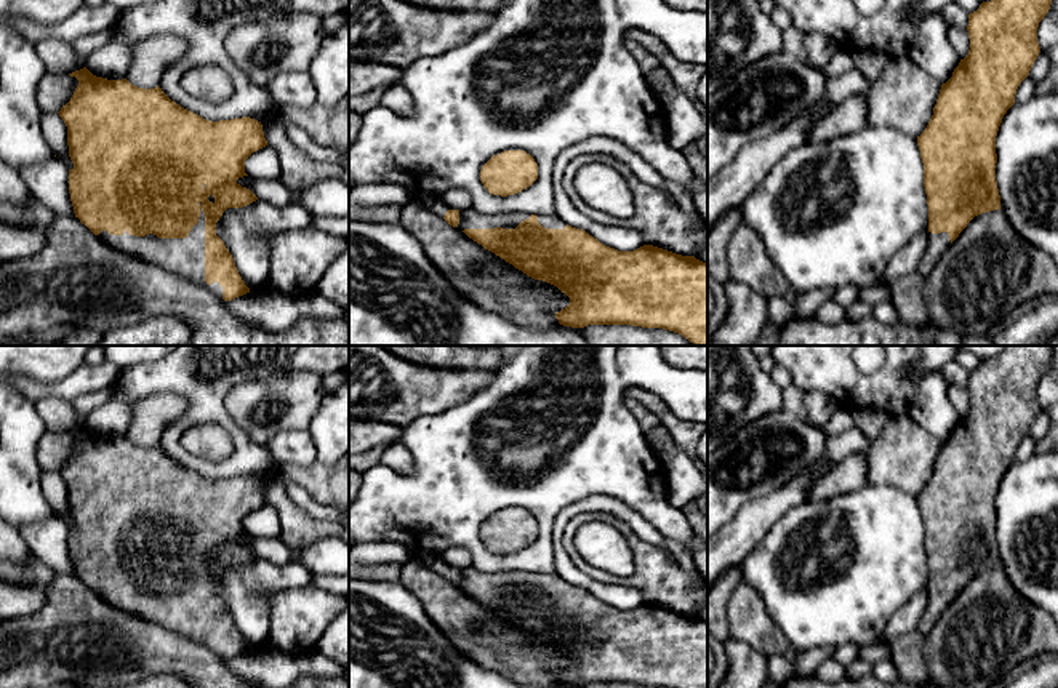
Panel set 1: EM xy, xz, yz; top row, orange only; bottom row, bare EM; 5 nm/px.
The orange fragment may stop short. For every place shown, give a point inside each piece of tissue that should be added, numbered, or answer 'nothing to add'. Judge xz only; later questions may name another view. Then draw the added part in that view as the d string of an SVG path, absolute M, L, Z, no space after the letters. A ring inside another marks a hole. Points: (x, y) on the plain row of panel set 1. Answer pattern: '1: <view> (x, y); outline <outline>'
1: xz (469, 576); outline M474 566L459 568L458 587L515 587L522 579L528 578L531 573L527 571L498 571L483 573Z

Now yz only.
1: yz (937, 602); outline M928 590L927 606L917 622L917 630L925 637L932 632L935 624L938 622L941 613L951 603L948 590L932 592Z

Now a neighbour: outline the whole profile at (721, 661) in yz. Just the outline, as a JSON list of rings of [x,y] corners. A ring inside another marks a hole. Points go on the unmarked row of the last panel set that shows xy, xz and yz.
[[[707,630],[707,646],[712,650],[714,667],[707,675],[707,688],[719,688],[728,669],[728,658],[722,642]]]

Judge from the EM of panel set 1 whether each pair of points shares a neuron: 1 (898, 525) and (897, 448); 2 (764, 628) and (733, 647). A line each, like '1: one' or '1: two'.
1: two
2: two

